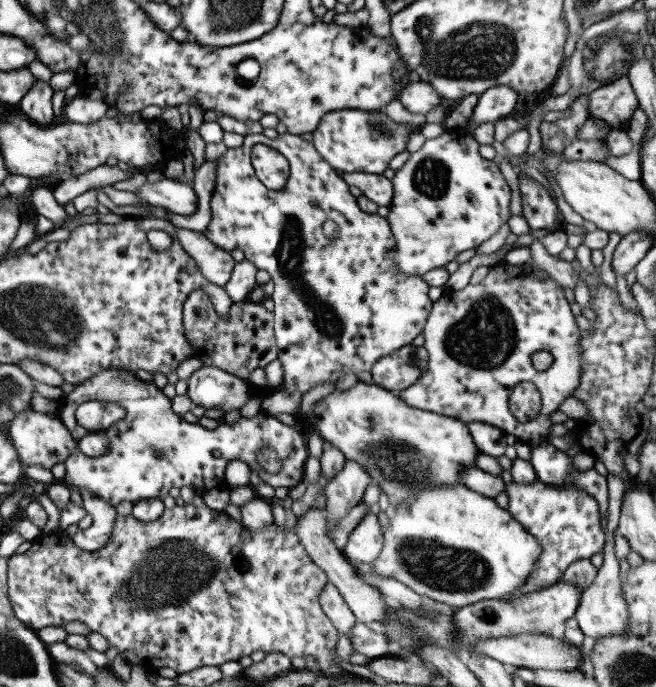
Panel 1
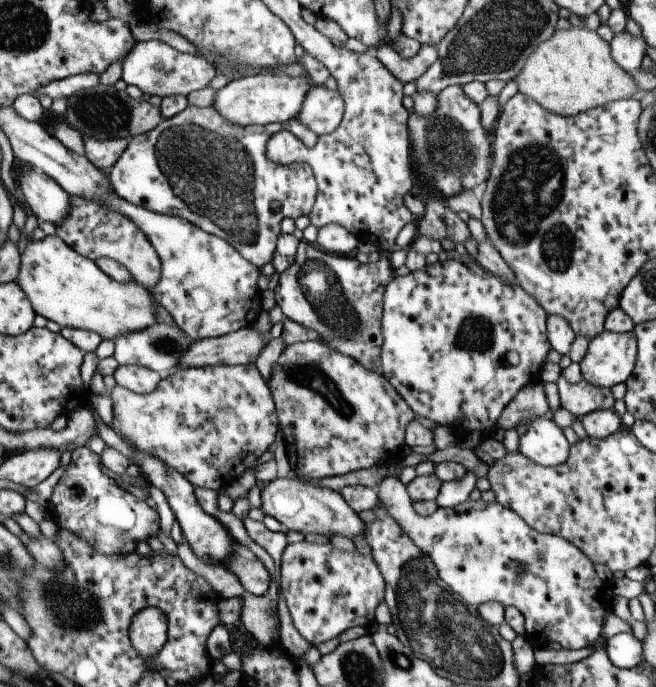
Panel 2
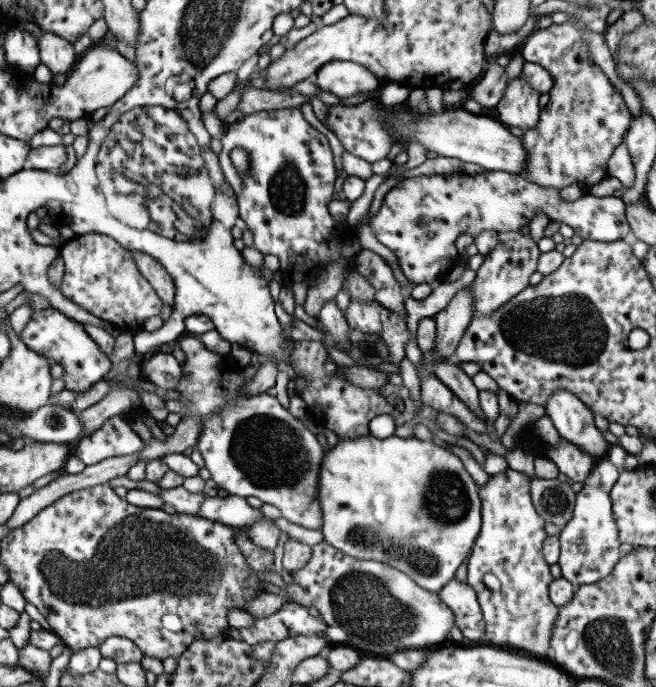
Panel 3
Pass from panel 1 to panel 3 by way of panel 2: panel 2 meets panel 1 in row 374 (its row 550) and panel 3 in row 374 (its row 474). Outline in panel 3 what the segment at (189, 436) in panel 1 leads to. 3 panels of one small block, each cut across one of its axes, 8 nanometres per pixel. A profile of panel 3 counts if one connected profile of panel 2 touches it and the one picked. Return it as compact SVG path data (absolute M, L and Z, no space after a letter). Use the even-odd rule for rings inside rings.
M57 309L33 310L19 340L29 350L42 354L48 362L61 365L63 372L60 377L65 390L85 392L96 382L103 381L103 376L110 372L110 360L85 333L82 325Z

